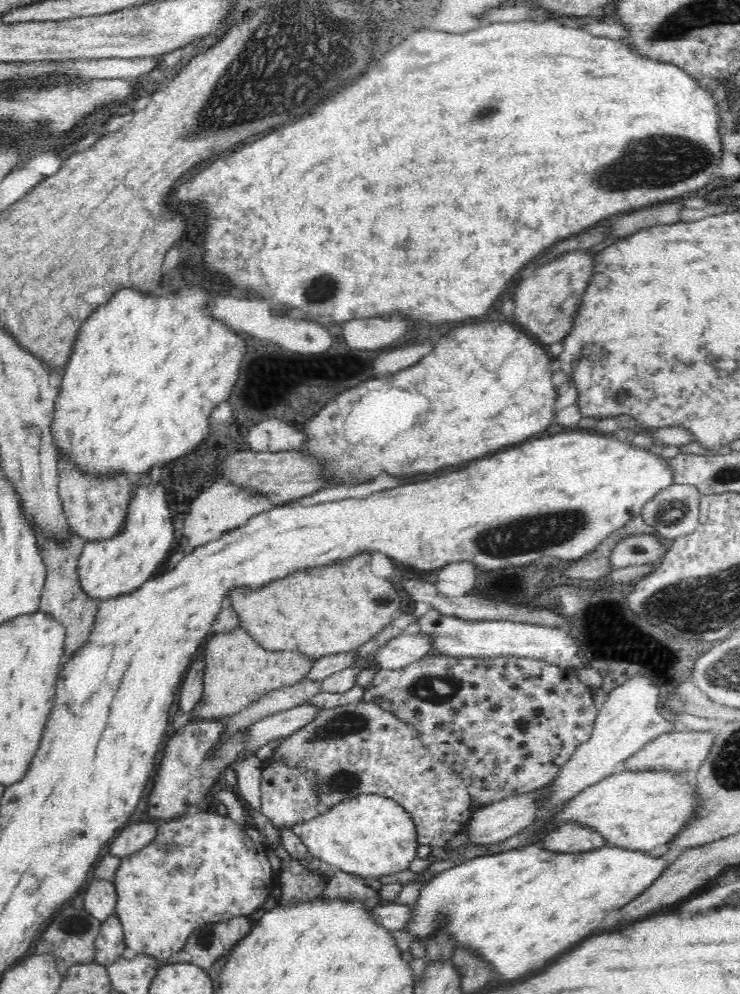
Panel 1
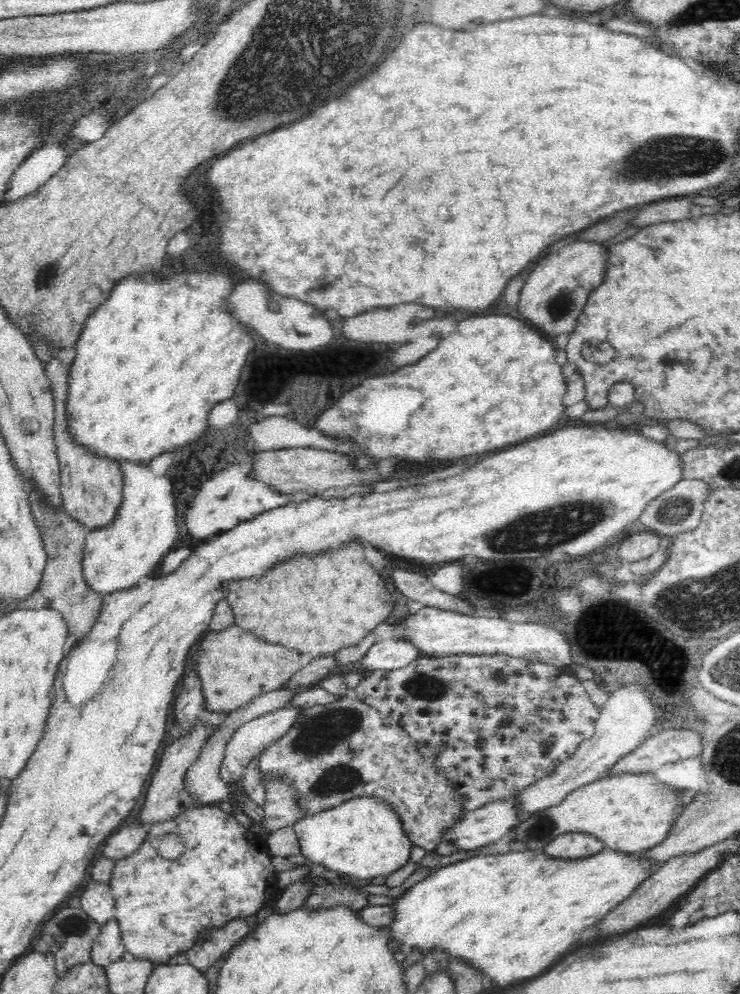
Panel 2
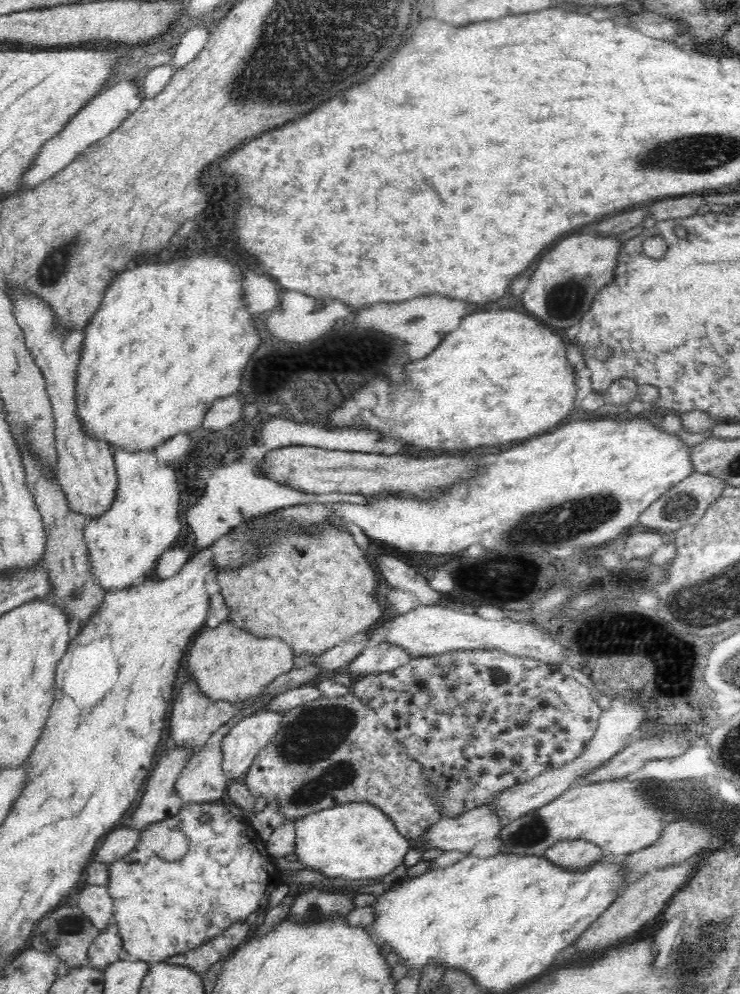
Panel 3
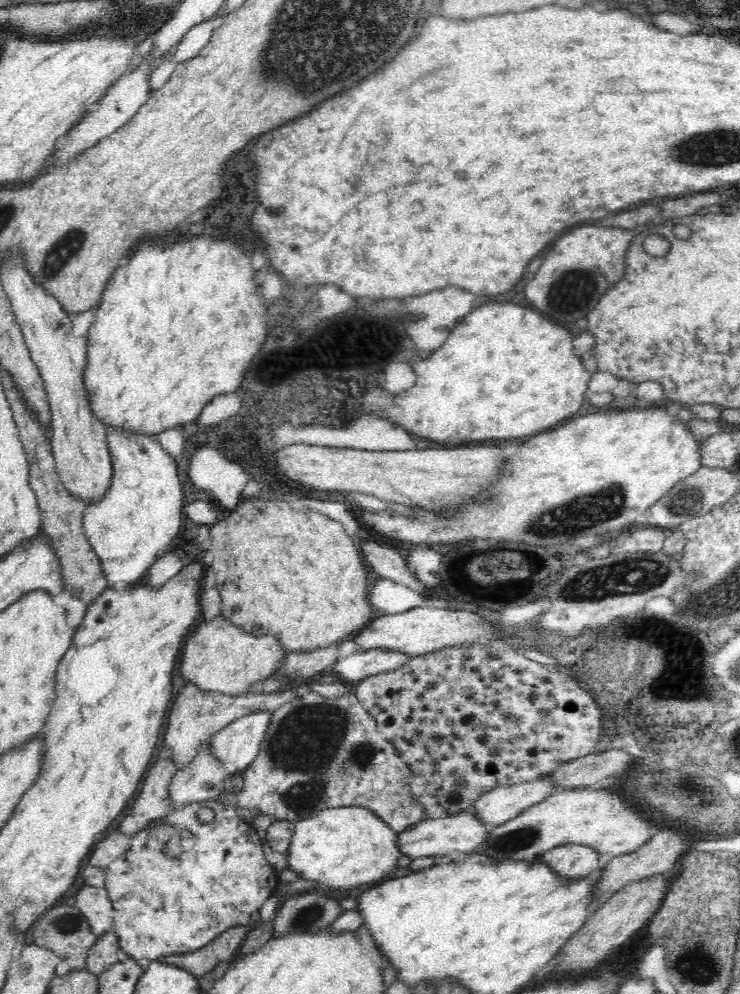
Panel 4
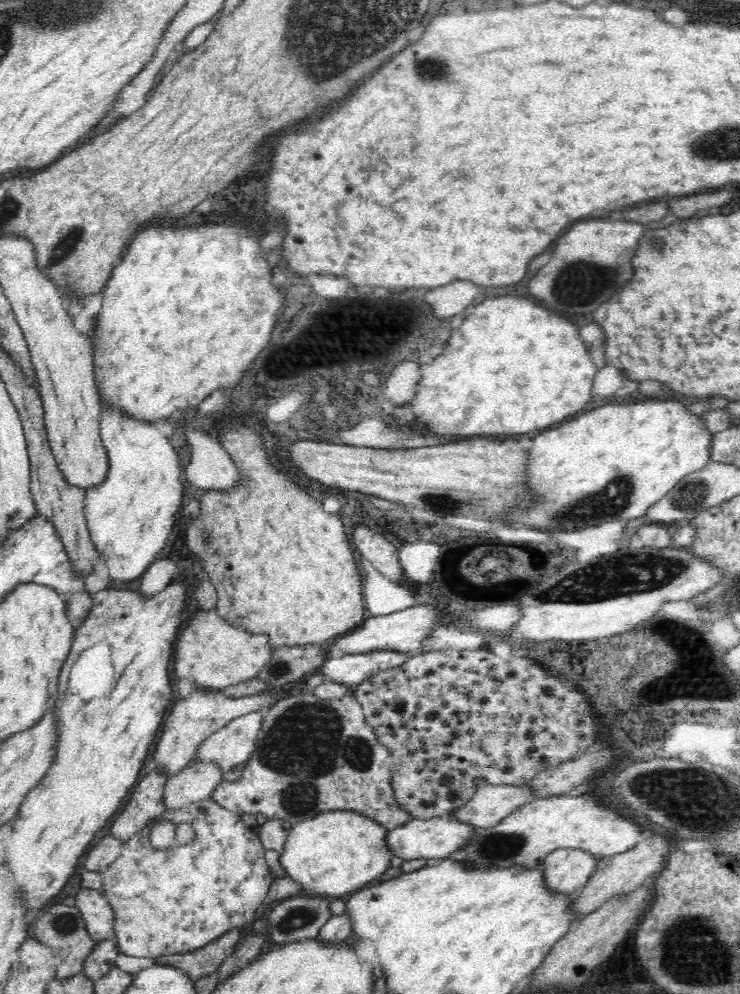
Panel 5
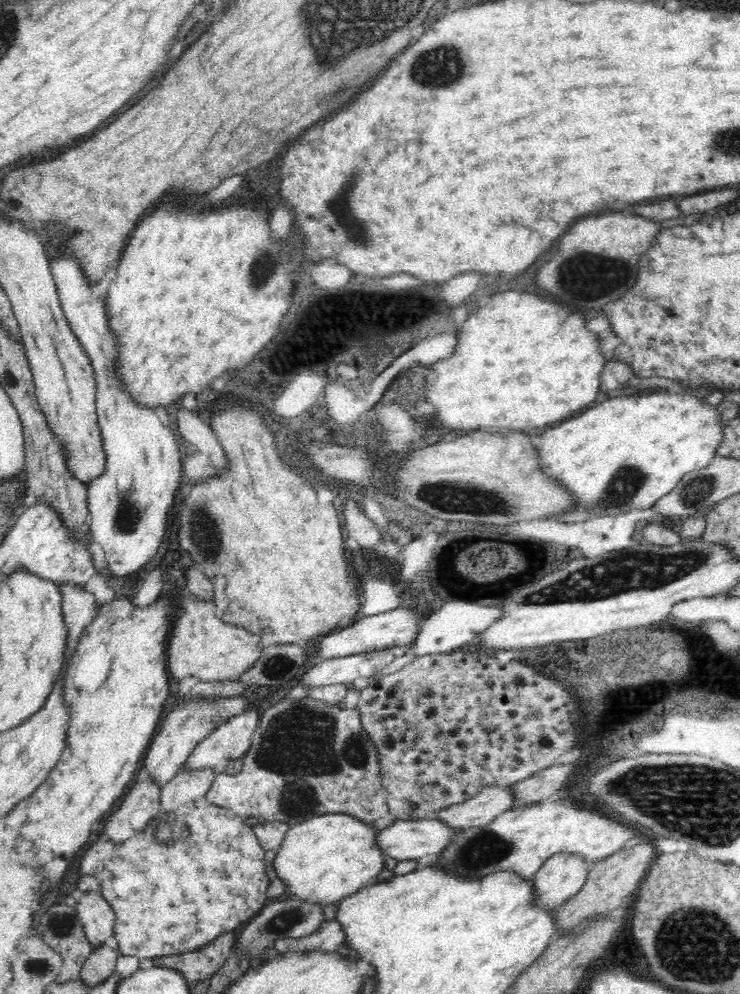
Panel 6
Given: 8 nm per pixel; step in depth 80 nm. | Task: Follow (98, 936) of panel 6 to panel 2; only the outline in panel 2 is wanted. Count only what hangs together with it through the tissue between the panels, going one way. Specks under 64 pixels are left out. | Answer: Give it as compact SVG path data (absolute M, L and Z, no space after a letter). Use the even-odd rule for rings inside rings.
M90 882L80 895L81 909L100 926L114 918L114 898L108 890L108 884Z

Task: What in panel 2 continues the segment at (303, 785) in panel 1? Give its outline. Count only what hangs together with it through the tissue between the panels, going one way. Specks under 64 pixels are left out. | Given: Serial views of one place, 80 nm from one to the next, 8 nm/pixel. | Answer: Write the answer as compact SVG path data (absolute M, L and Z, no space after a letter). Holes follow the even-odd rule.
M274 778L266 786L264 820L261 827L268 834L285 826L293 826L298 820L308 816L307 812L298 807L296 791L287 778Z

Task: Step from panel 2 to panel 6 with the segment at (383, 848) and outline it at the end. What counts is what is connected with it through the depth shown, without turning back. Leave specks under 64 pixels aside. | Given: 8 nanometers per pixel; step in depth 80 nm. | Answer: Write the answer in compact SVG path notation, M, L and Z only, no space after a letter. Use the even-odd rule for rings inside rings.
M345 813L312 816L290 825L273 861L277 877L286 886L283 897L325 906L339 903L342 898L373 883L384 870L387 857L377 846L379 832L372 825Z

